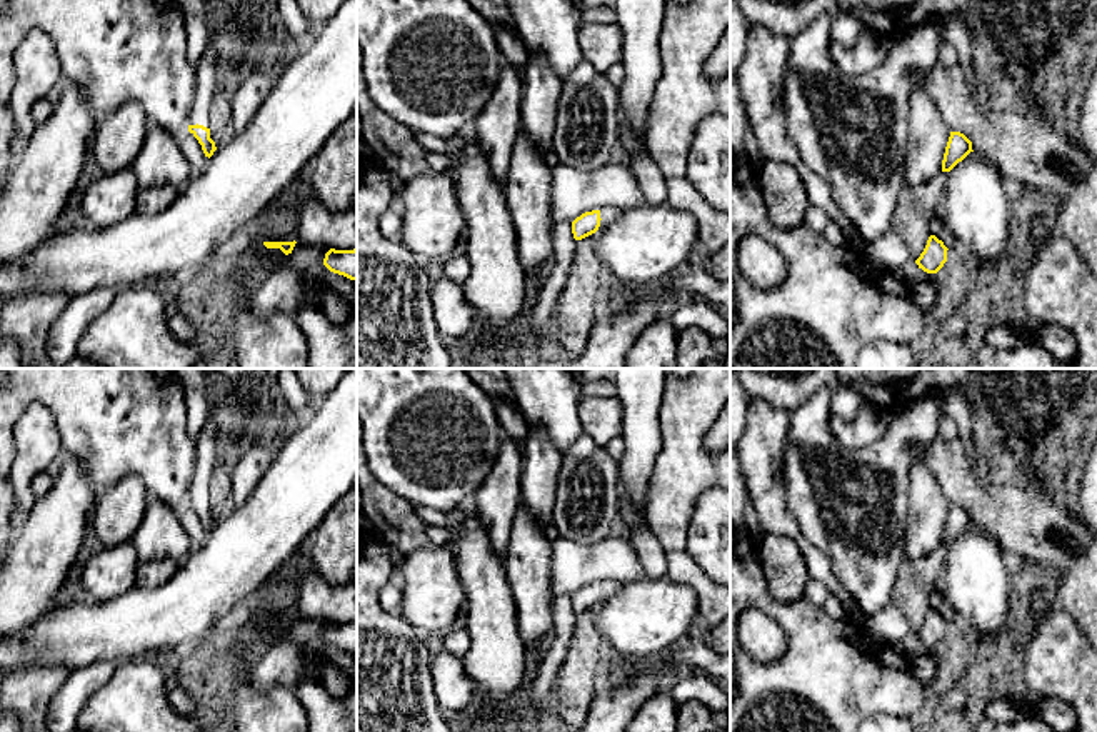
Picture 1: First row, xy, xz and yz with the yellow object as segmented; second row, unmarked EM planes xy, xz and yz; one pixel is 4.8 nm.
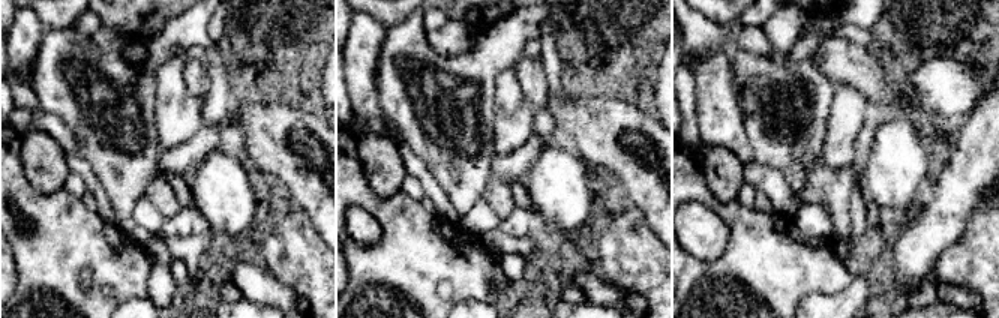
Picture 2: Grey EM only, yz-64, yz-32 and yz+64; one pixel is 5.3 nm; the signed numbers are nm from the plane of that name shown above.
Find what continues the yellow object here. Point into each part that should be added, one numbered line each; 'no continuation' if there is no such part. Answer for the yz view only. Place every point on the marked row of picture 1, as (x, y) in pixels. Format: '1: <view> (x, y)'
no continuation

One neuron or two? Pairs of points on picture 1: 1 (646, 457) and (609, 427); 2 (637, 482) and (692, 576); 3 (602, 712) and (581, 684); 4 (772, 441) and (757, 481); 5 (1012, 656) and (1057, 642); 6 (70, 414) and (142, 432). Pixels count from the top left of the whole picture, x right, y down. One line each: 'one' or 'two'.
1: two
2: two
3: two
4: one
5: two
6: one

